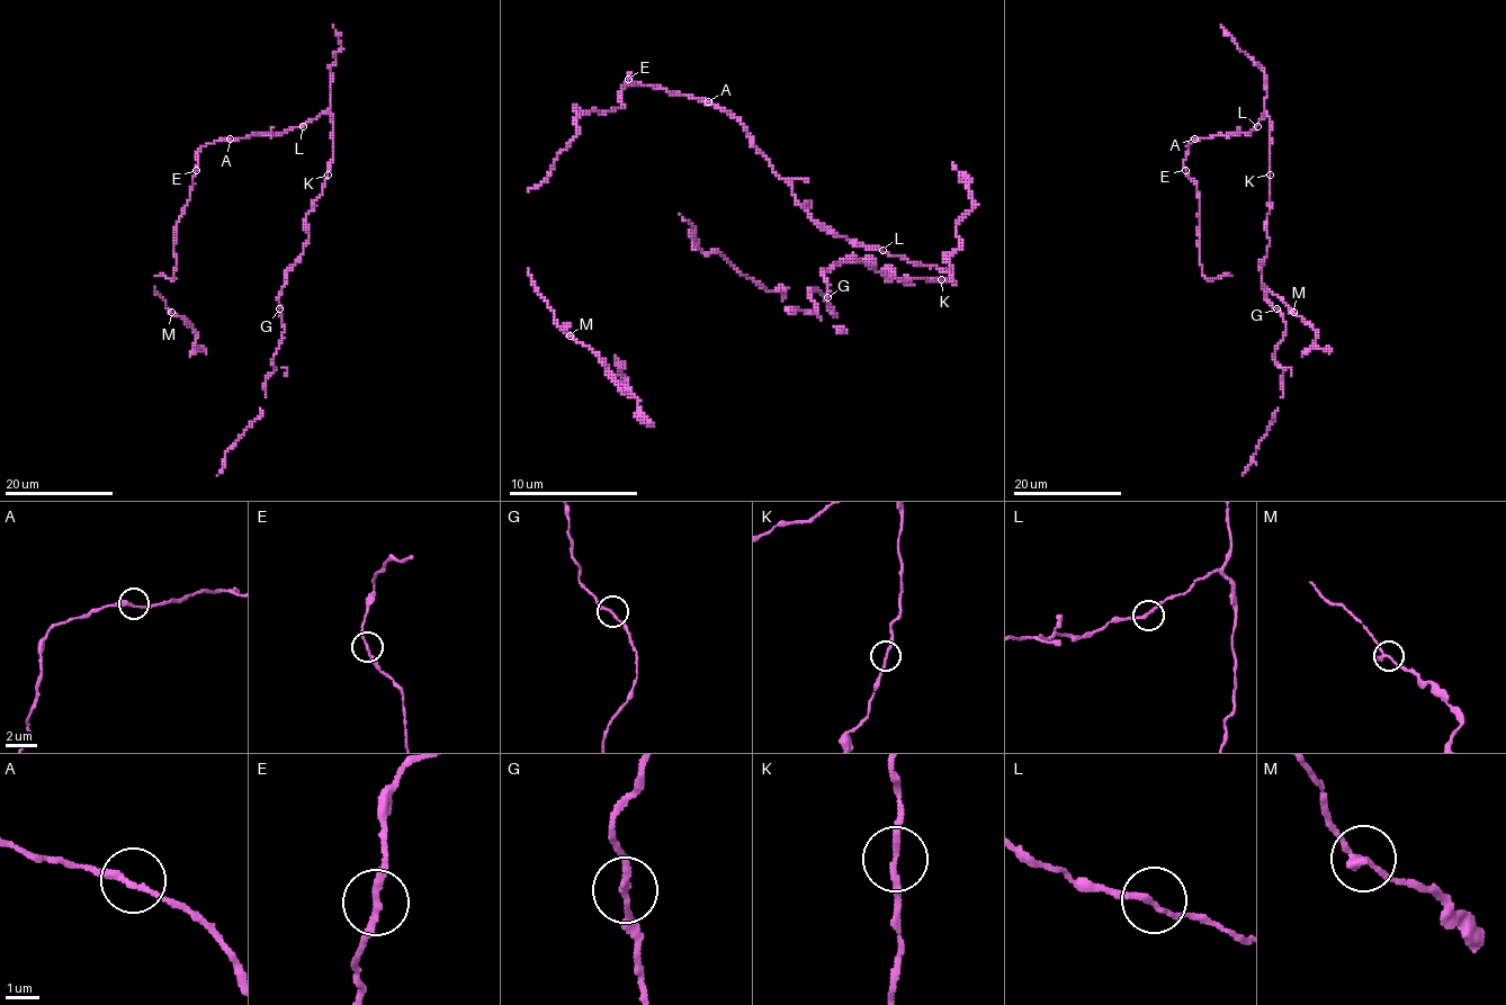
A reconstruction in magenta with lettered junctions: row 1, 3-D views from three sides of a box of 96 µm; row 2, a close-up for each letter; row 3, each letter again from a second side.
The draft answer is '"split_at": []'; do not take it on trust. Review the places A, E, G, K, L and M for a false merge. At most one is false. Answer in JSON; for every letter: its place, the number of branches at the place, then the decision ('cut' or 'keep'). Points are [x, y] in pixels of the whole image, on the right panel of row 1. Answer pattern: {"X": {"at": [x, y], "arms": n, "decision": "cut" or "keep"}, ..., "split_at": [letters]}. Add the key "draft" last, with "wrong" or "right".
{"A": {"at": [1194, 138], "arms": 2, "decision": "keep"}, "E": {"at": [1185, 170], "arms": 2, "decision": "keep"}, "G": {"at": [1276, 308], "arms": 2, "decision": "keep"}, "K": {"at": [1270, 175], "arms": 2, "decision": "keep"}, "L": {"at": [1257, 126], "arms": 2, "decision": "keep"}, "M": {"at": [1293, 312], "arms": 2, "decision": "keep"}, "split_at": [], "draft": "right"}

